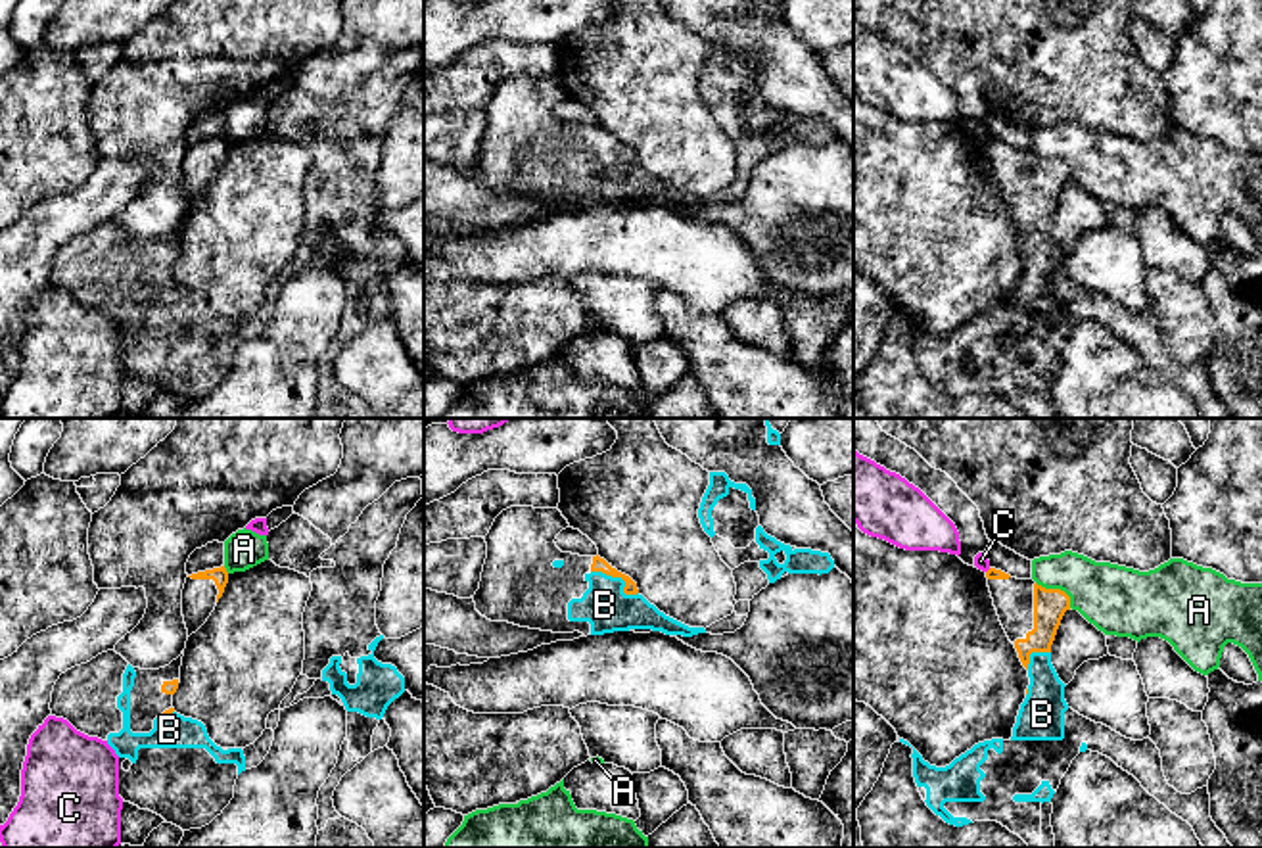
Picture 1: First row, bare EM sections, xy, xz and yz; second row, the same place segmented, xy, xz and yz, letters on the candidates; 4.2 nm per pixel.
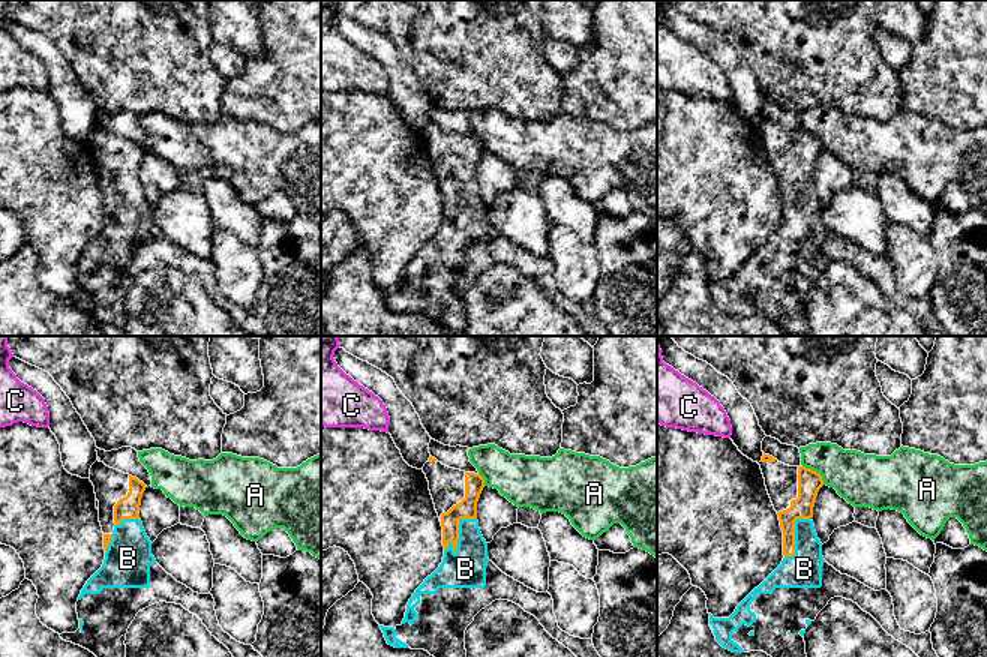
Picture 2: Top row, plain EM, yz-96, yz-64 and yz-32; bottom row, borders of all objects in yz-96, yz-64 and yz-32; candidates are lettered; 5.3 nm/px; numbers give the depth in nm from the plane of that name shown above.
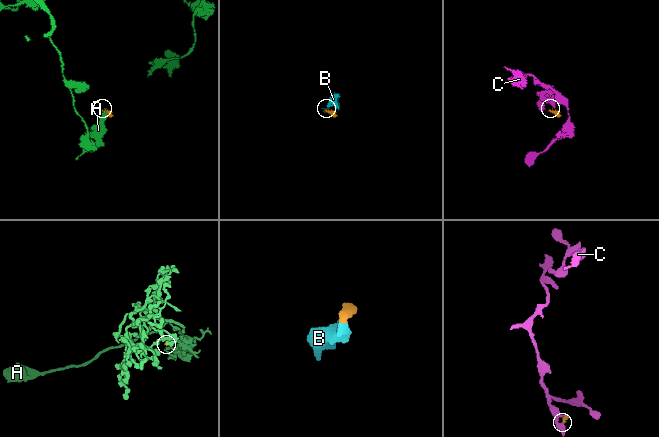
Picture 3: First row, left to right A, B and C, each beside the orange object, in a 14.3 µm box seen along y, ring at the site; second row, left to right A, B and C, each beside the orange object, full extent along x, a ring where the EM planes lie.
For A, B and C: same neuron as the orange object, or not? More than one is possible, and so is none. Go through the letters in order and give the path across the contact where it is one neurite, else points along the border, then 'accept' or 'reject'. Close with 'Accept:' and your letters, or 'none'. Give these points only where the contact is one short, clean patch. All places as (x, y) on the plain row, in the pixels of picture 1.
A: reject
B: accept
C: border along yz (990, 139), (986, 142); reject
Accept: B

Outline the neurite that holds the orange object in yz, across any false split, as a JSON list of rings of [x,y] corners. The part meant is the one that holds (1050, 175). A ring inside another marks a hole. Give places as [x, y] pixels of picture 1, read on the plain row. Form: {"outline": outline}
{"outline": [[[995,138],[986,148],[1030,255],[1009,311],[978,313],[946,338],[930,336],[913,318],[913,347],[917,357],[926,359],[926,376],[955,397],[997,391],[1028,418],[1055,418],[1051,368],[1072,330],[1091,320],[1110,328],[1187,391],[1204,418],[1233,418],[1210,388],[1208,357],[1178,363],[1168,355],[1160,320],[1151,309],[1126,309],[1066,274],[1066,255],[1051,234],[1051,215],[1070,180],[1070,167]]]}

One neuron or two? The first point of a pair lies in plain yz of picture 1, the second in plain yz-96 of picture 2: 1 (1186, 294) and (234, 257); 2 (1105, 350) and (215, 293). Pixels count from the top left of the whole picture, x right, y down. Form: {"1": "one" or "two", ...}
{"1": "one", "2": "two"}

